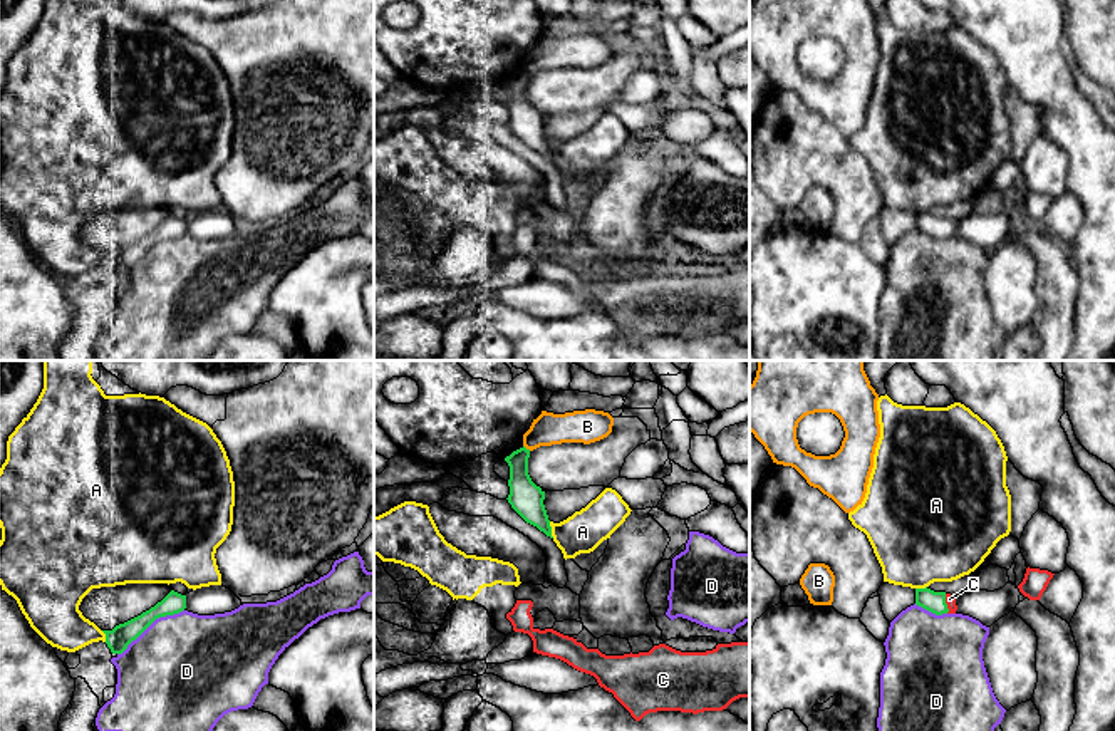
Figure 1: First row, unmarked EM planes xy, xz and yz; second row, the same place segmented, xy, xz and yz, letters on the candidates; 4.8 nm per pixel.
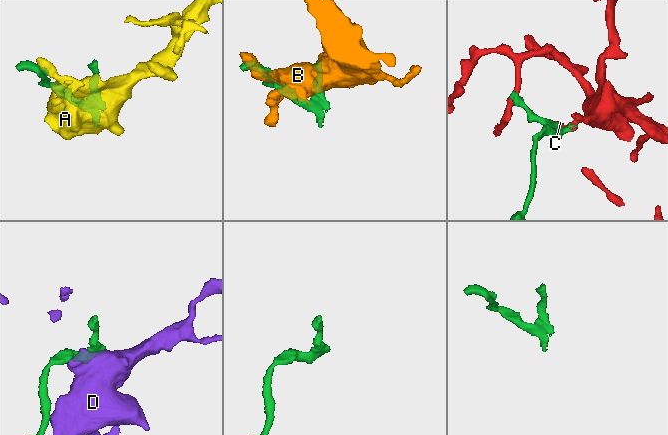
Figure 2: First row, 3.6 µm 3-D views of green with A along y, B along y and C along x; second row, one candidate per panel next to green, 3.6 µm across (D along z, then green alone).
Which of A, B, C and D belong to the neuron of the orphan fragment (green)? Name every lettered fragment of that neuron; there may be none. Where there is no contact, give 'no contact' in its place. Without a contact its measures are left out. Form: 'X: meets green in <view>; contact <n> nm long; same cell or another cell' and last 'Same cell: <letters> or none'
A: meets green in xz; contact 80 nm long; another cell
B: meets green in xz; contact 50 nm long; another cell
C: meets green in yz; contact 100 nm long; same cell
D: meets green in xy; contact 380 nm long; another cell
Same cell: C

